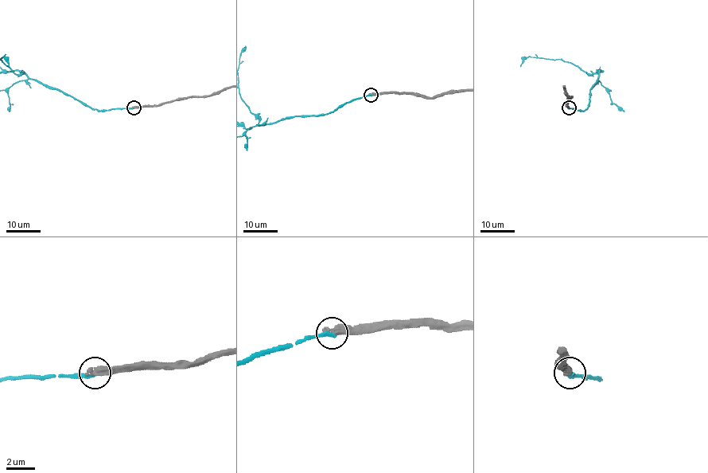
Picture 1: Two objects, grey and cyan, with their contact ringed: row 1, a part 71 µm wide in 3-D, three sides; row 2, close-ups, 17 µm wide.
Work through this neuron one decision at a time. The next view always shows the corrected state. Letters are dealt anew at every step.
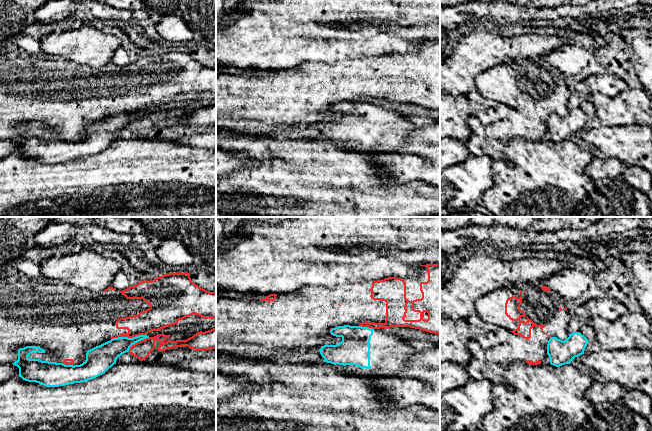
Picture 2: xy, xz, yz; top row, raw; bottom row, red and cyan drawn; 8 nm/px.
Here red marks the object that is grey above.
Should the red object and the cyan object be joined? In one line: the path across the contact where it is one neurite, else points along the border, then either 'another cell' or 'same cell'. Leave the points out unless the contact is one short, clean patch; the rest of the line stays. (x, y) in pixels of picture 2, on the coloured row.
along xy (146, 333), (132, 337), (114, 337), (111, 339) | another cell

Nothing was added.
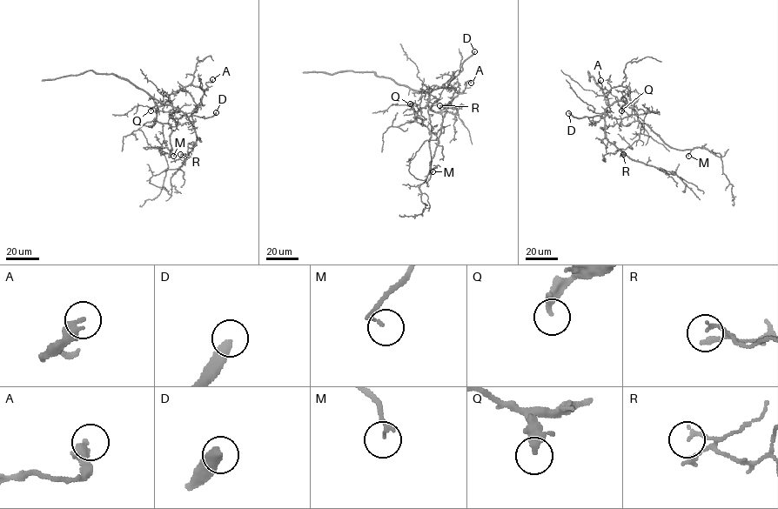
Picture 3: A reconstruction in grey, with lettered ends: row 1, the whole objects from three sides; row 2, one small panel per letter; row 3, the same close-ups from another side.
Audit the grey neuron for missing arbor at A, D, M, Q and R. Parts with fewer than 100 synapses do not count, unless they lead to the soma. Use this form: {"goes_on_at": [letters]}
{"goes_on_at": ["D"]}

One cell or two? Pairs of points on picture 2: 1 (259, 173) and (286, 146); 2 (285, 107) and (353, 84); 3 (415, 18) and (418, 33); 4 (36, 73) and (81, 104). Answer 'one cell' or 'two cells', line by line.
1: one cell
2: one cell
3: two cells
4: one cell

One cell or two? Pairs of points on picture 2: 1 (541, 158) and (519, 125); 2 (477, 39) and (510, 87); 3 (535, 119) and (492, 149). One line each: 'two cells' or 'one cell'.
1: two cells
2: two cells
3: two cells

